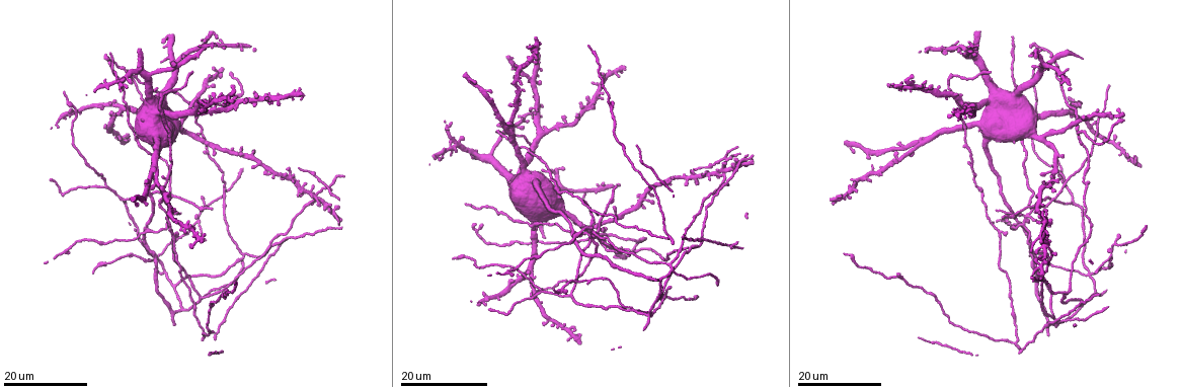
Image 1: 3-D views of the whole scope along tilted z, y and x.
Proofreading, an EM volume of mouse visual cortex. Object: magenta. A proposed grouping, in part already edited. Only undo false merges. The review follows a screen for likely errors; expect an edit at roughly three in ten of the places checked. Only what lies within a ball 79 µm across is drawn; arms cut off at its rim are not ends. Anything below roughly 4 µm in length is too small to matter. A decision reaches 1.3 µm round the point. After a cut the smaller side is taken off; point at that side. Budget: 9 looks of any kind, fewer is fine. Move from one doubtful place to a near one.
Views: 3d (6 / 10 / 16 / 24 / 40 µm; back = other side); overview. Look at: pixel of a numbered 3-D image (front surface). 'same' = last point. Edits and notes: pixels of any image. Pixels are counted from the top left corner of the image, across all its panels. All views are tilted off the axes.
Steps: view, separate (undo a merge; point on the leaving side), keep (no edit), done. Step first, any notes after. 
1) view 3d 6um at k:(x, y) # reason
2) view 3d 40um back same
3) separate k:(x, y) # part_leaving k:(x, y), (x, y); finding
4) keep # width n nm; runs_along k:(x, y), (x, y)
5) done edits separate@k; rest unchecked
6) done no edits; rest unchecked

view 3d 24um at 1:(106, 188) # three arms meet

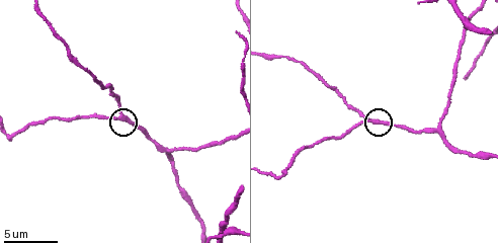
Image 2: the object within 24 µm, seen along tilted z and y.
view 3d 10um at 2:(375, 121) # zoom in

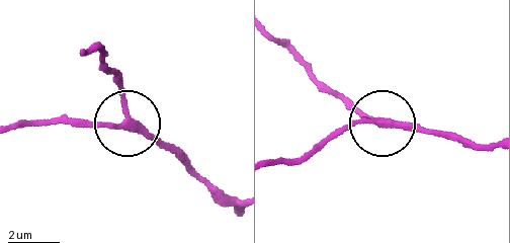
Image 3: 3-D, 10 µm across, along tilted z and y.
keep # arms 3; runs_along 3:(490, 146), (365, 119), (331, 137); one neuron here

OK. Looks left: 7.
view 3d 10um at 2:(165, 148) # arms part here

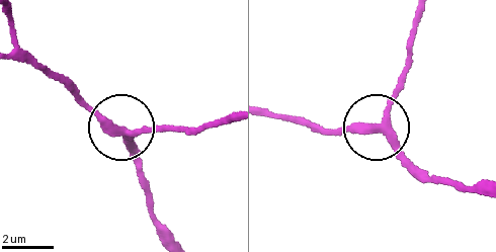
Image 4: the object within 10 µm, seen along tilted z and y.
keep # arms 3; continuous, no second neuron

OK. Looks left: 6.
view 3d 10um at 2:(226, 235) # side arm on a straight run

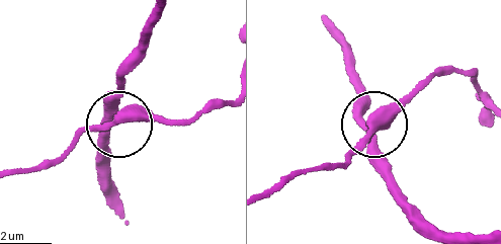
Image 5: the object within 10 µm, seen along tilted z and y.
keep # runs_along 5:(156, 13), (122, 82), (118, 120), (95, 127), (69, 150); continuous, no second neuron

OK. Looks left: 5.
view 3d 24um at 1:(723, 173) # four or more arms meet

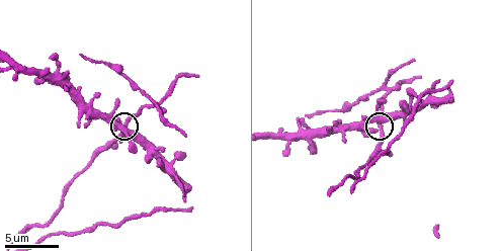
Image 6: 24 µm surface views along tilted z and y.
view 3d 10um at 6:(379, 125) # closer look

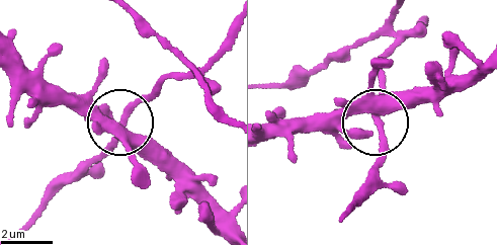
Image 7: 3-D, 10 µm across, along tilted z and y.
keep # width 380 nm; all the same neuron

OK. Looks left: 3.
done no edits; rest unchecked

